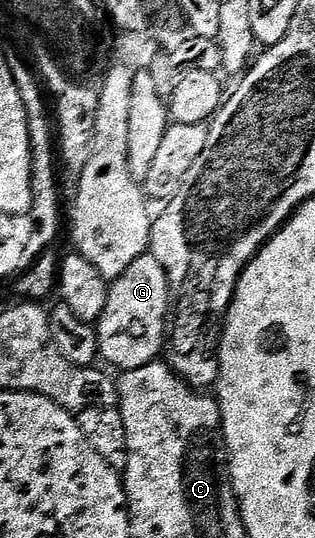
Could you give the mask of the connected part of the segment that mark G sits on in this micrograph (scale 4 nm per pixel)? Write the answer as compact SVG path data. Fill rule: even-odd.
M152 254L135 258L131 266L112 281L106 309L95 324L100 346L100 359L114 364L121 372L130 372L139 366L147 366L167 344L167 321L171 316L171 285L165 268Z

